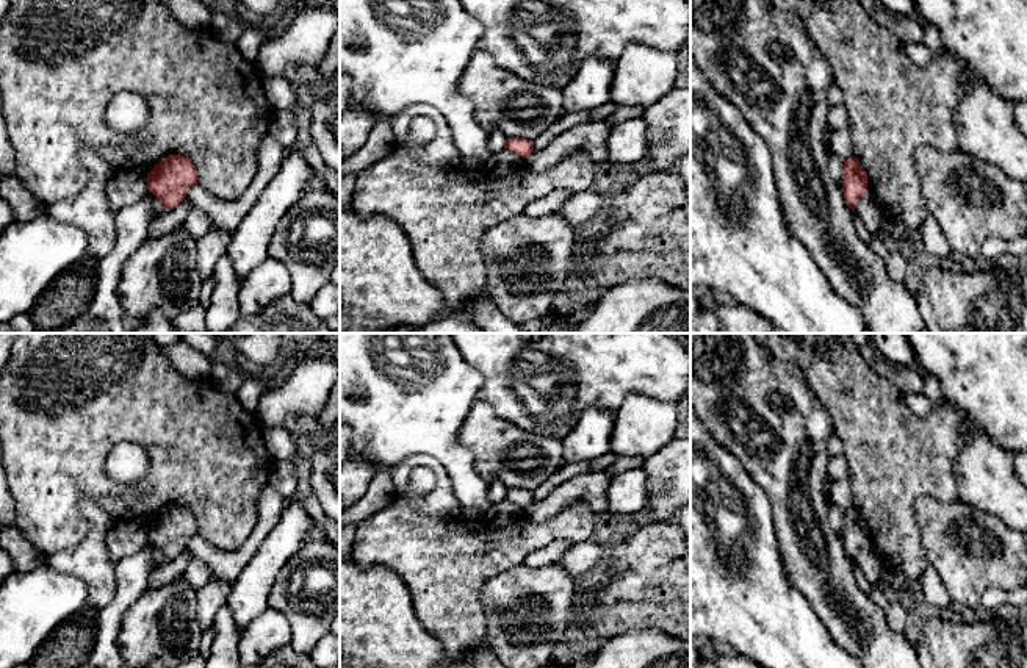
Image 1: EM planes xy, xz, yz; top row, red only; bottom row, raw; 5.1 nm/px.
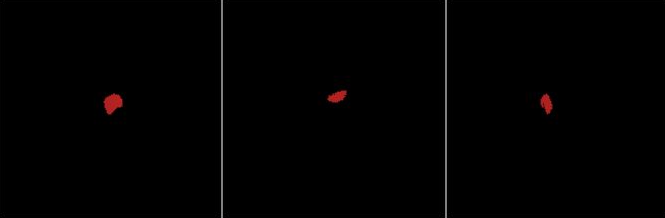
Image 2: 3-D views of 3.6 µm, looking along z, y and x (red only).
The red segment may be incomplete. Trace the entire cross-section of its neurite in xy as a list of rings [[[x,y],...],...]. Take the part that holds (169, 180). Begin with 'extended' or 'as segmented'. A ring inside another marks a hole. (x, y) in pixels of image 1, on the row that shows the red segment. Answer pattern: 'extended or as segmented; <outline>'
extended; [[[185,155],[163,158],[147,174],[147,197],[152,219],[177,208],[191,186],[197,185],[197,169]]]

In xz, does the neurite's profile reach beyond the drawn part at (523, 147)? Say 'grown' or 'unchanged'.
grown

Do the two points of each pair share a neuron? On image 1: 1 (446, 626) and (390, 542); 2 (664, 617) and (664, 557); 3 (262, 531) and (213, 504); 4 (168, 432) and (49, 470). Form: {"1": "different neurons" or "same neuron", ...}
{"1": "same neuron", "2": "same neuron", "3": "different neurons", "4": "same neuron"}

